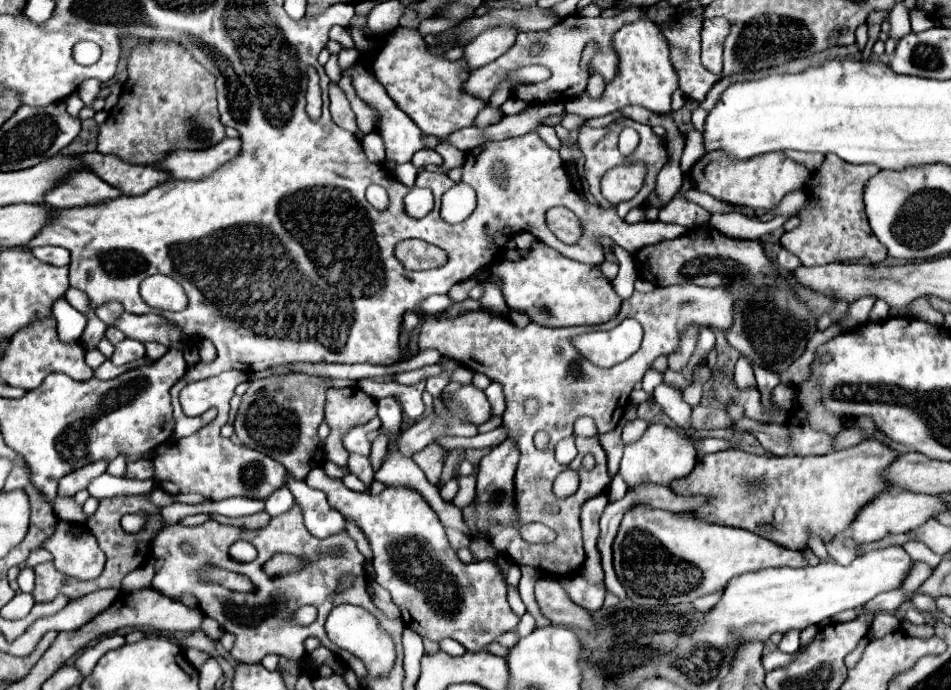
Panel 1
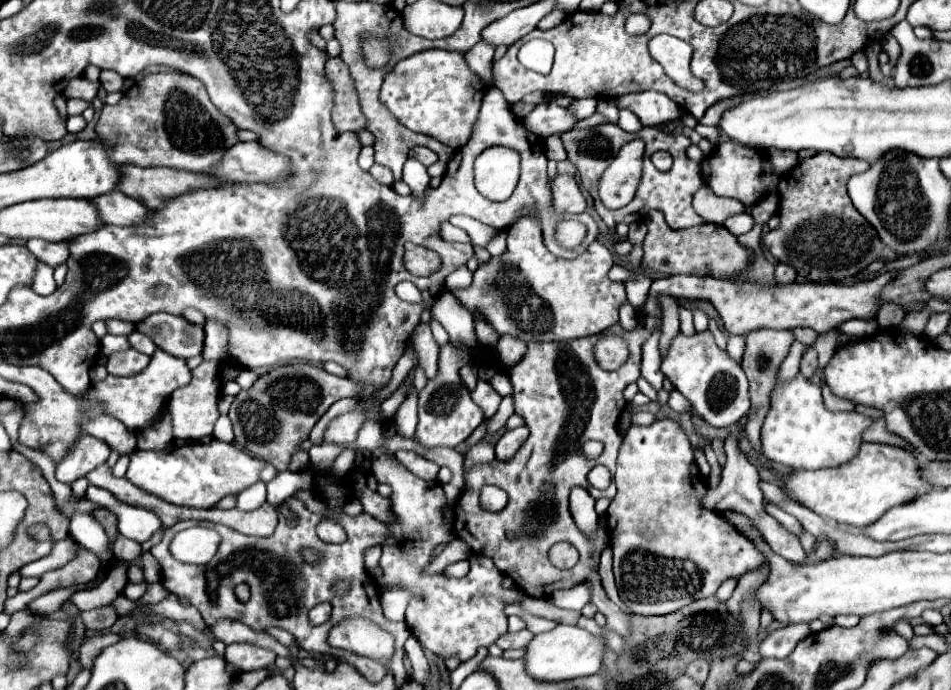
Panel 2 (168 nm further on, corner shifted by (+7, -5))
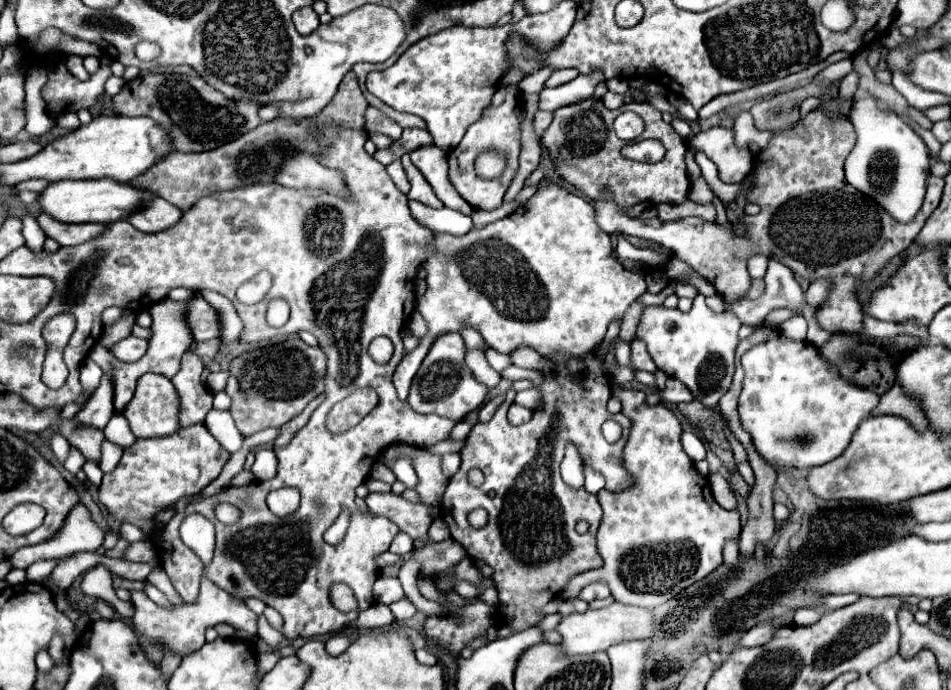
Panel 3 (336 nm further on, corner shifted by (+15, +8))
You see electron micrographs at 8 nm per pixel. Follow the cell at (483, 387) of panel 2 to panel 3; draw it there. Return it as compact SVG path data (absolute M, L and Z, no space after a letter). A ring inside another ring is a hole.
M469 350L465 356L465 362L469 364L469 368L473 370L475 378L485 384L487 388L495 388L501 380L501 374L497 370L493 370L485 358L485 352L481 350Z

